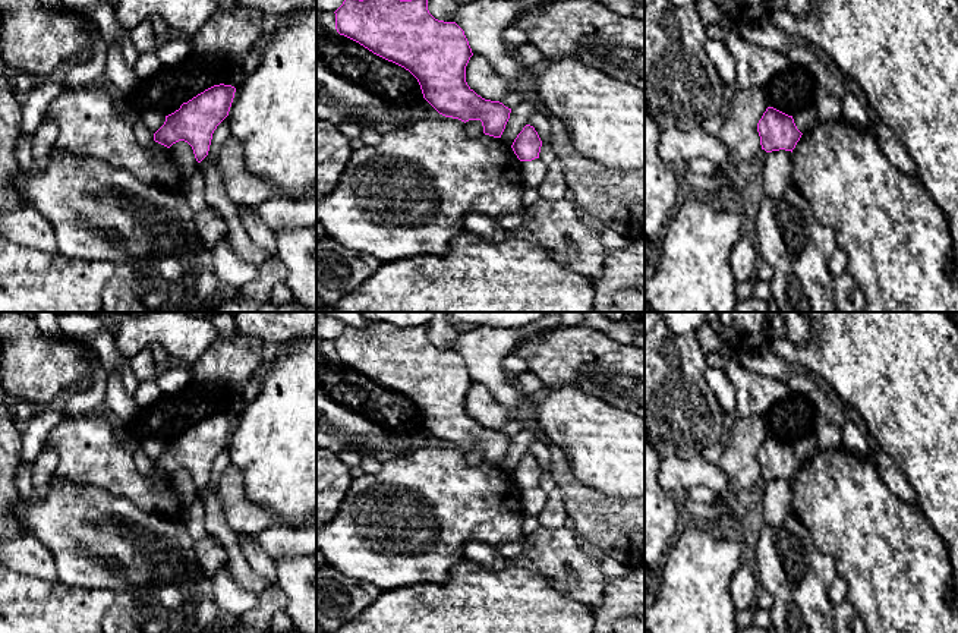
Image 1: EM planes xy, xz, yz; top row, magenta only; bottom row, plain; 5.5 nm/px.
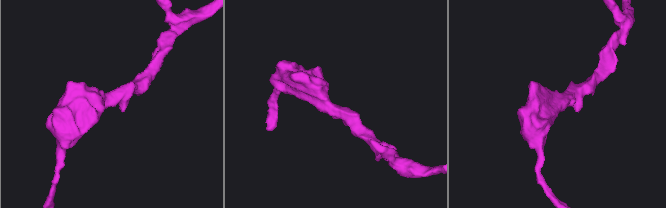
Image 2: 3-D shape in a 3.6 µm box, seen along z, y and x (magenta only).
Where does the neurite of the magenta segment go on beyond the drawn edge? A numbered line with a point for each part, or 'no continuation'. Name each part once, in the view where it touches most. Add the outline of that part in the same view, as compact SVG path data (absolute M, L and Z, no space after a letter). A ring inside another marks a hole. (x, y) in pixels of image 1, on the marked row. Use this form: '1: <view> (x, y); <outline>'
no continuation

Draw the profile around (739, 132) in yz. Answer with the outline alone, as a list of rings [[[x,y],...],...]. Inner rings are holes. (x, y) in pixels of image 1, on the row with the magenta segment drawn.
[[[765,86],[740,88],[731,101],[718,138],[727,145],[729,158],[744,173],[756,164],[762,149],[757,123],[768,108]]]

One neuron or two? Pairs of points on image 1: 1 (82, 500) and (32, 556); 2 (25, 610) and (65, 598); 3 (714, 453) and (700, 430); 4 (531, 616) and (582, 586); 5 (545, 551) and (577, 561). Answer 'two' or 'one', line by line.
1: two
2: one
3: two
4: two
5: one

